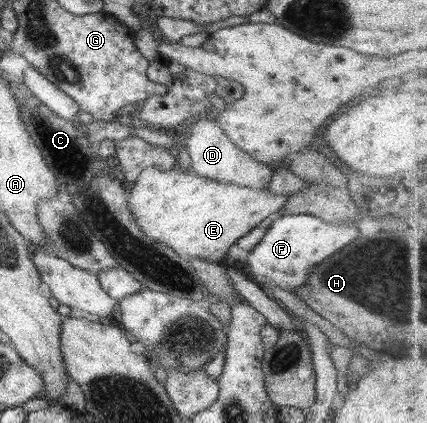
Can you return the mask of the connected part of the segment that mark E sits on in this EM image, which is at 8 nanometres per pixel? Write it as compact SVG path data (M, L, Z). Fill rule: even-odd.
M176 165L168 171L149 167L143 169L135 179L134 187L129 192L128 206L134 223L151 241L164 244L175 254L186 260L205 260L207 262L220 262L225 258L227 249L235 244L238 238L247 234L269 215L277 214L284 205L287 196L273 194L268 189L247 188L236 184L223 184L216 180L209 180L197 176L193 172L181 171Z

